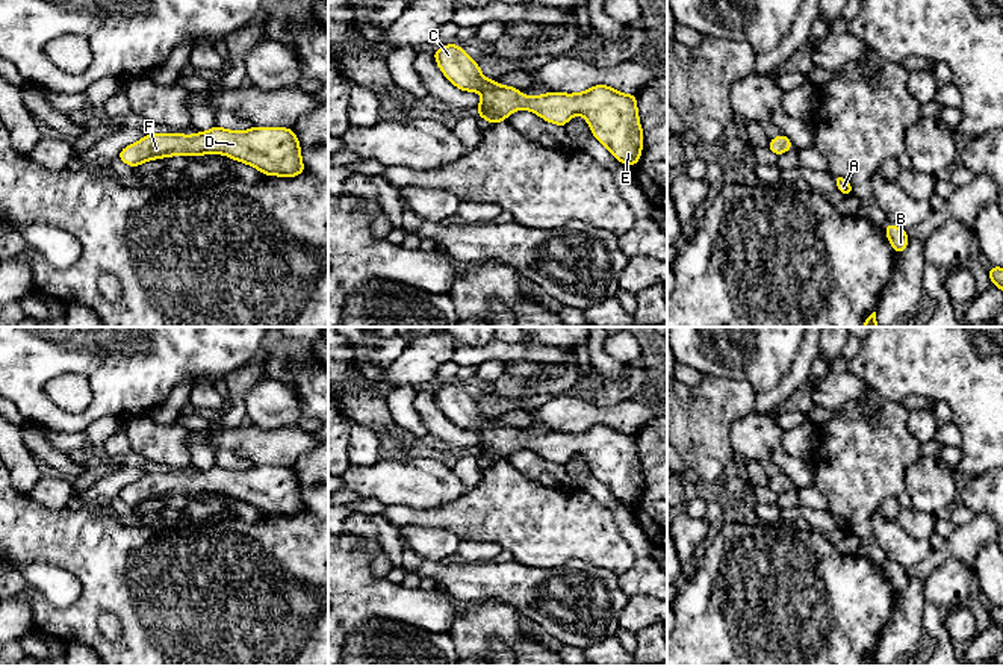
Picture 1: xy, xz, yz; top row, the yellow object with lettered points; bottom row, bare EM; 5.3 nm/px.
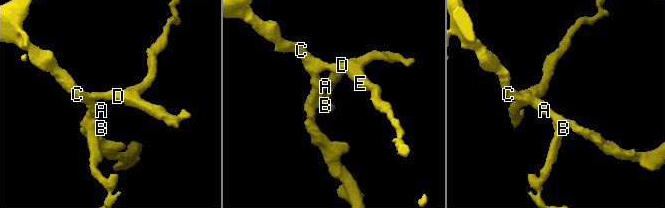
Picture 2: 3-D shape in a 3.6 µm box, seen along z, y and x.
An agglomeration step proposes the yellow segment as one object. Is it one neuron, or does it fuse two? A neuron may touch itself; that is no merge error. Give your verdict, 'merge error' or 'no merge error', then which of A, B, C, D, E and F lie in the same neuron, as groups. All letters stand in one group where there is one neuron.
no merge error; groups A B C D E F

